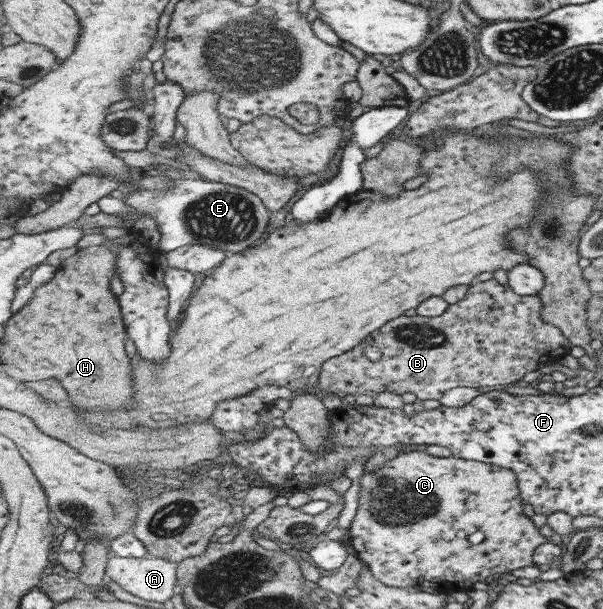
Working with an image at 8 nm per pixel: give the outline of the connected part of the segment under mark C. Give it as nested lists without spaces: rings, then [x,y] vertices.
[[[426,451],[400,452],[386,461],[382,467],[374,471],[366,471],[362,475],[362,489],[360,489],[360,507],[358,514],[350,528],[350,543],[355,554],[363,561],[373,574],[375,579],[386,586],[395,588],[408,588],[418,586],[426,592],[449,593],[450,591],[465,590],[472,587],[474,583],[487,582],[492,577],[509,579],[511,571],[522,569],[523,567],[533,567],[534,551],[536,547],[554,541],[552,538],[544,537],[540,533],[539,527],[532,518],[524,515],[524,505],[522,491],[520,491],[518,474],[510,468],[505,468],[496,464],[484,463],[476,460],[465,460],[452,457],[434,457]]]

